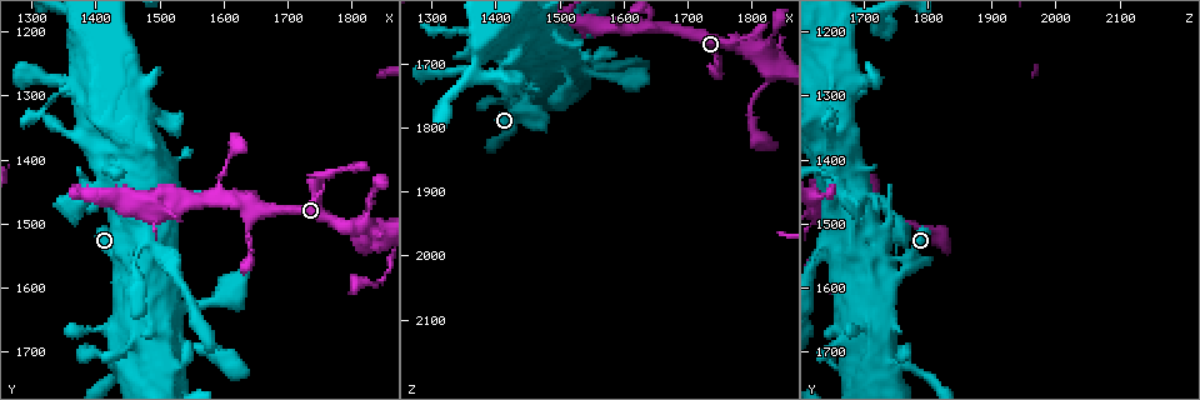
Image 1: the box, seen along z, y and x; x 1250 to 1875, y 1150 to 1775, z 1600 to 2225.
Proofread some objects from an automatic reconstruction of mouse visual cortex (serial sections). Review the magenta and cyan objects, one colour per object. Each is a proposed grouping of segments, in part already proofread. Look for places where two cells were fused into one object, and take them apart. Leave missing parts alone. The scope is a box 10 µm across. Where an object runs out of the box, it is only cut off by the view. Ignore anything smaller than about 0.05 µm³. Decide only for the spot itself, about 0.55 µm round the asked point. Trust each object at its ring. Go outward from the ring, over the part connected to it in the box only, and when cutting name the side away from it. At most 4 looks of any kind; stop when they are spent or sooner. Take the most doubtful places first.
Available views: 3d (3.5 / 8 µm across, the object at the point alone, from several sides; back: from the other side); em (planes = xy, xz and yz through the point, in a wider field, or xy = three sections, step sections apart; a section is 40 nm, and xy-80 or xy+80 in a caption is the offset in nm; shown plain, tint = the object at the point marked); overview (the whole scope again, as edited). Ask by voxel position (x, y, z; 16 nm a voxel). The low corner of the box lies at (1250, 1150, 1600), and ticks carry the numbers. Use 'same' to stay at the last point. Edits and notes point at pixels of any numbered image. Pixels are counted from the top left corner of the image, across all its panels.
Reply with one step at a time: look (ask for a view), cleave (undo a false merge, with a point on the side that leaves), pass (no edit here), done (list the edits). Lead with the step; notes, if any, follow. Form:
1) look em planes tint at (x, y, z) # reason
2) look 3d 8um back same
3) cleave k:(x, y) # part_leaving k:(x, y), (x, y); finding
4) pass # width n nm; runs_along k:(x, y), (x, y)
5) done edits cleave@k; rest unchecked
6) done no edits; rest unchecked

look 3d 3.5um at (1645, 1470, 1640) # arms part here

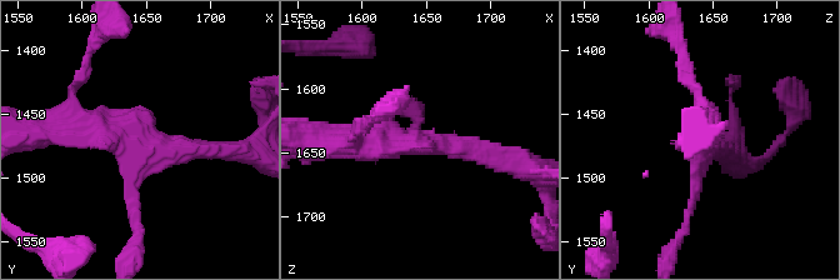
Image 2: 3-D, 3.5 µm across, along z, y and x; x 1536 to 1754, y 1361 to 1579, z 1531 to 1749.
look em xy step 5 tint at (1646, 1476, 1644) # now the EM

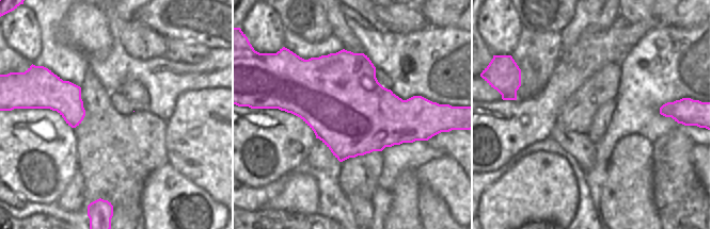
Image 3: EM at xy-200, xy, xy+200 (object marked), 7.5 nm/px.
pass # runs_along 2:(228, 150), (63, 128); continuous, no second cell

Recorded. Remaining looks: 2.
look 3d 3.5um at (1330, 1305, 1650) # closes a loop

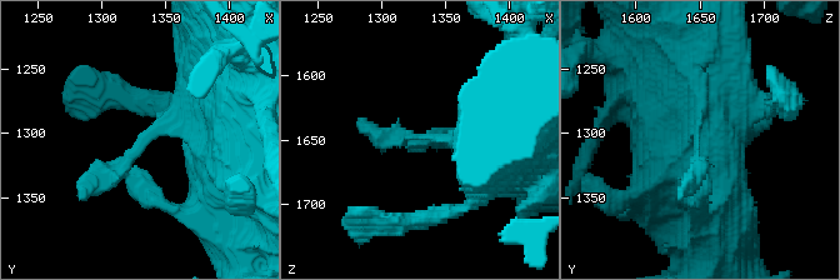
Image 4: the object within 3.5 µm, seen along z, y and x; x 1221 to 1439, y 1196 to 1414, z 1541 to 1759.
look em xy step 2 tint at (1326, 1306, 1648)

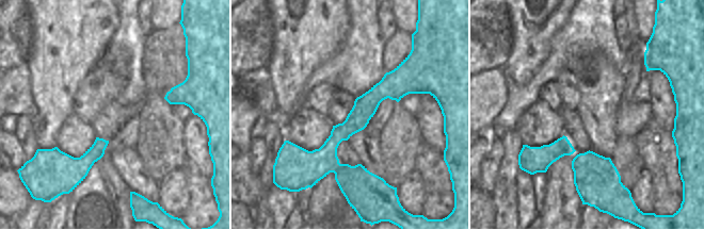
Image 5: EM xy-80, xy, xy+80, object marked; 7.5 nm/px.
pass # runs_along 5:(402, 65), (332, 143), (341, 181); continuous, no second cell

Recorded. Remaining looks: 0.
done no edits; rest unchecked

